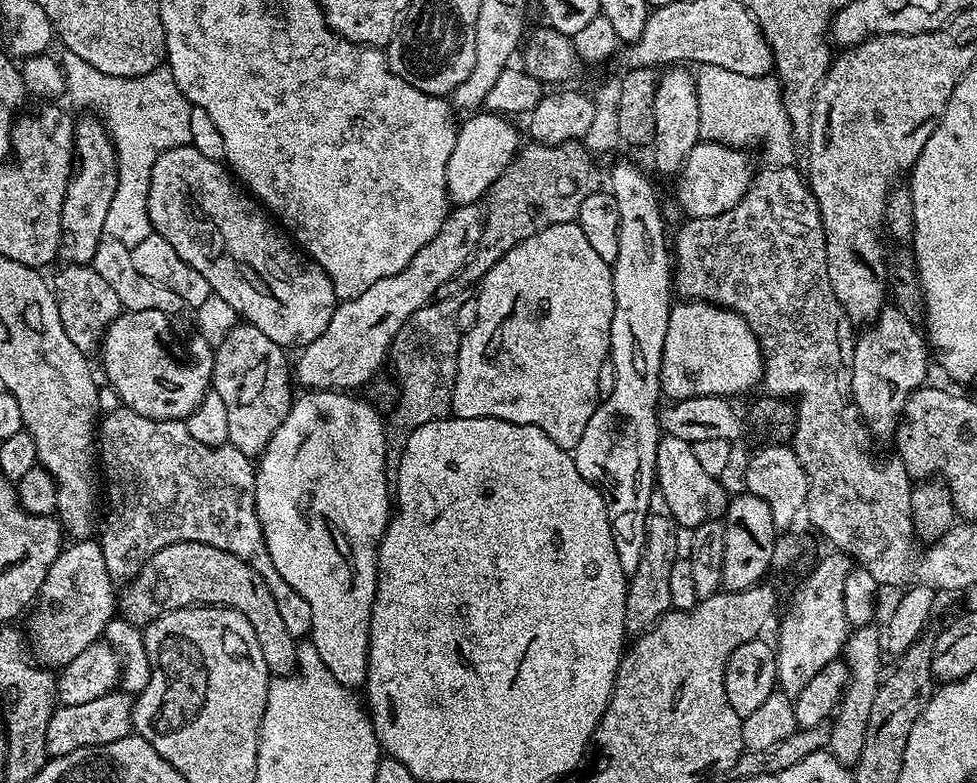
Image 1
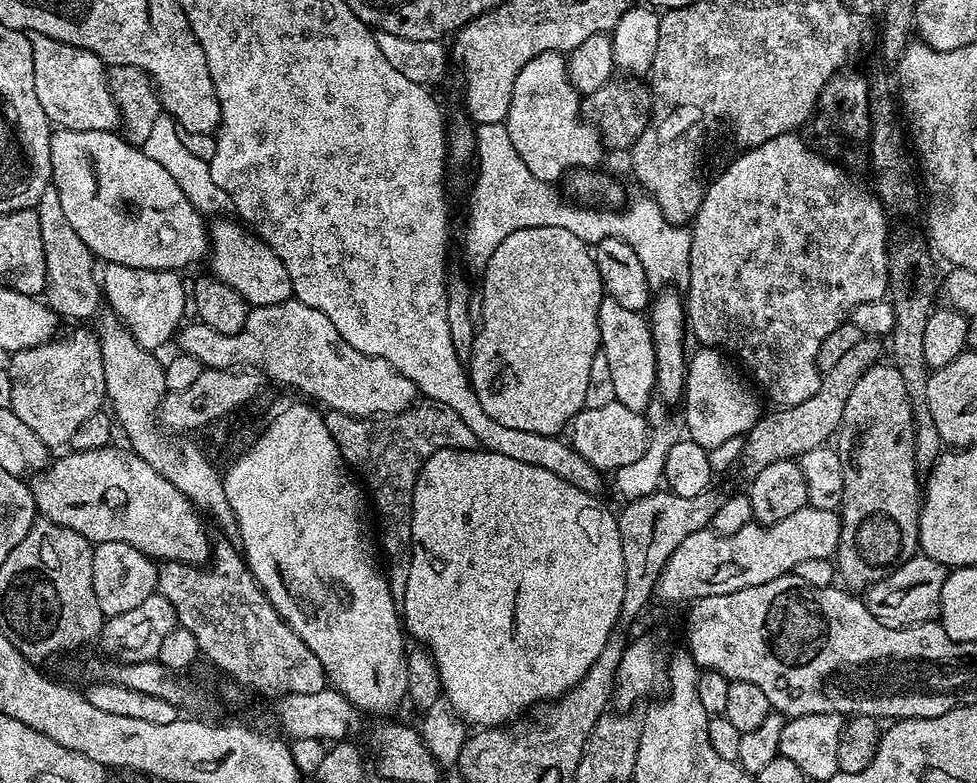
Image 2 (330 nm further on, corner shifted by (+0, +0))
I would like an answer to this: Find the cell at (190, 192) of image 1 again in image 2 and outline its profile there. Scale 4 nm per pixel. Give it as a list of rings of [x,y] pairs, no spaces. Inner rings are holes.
[[[216,218],[207,229],[210,241],[210,261],[212,260],[211,275],[221,280],[226,286],[234,286],[238,294],[247,300],[249,305],[261,308],[262,306],[274,306],[278,302],[286,302],[293,299],[290,286],[290,274],[286,274],[286,266],[270,250],[265,240],[255,234],[250,234],[249,229],[243,223],[235,219]]]

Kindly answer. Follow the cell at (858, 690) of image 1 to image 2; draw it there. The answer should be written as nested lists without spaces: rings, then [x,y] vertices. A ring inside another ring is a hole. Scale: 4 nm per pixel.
[[[891,363],[875,364],[854,382],[850,398],[840,423],[842,432],[852,436],[852,445],[846,452],[844,489],[840,499],[840,537],[834,557],[836,571],[843,587],[848,590],[867,590],[872,584],[886,578],[898,566],[917,555],[920,547],[920,505],[922,484],[916,481],[918,467],[915,462],[915,424],[911,414],[911,399],[907,397],[905,383]]]

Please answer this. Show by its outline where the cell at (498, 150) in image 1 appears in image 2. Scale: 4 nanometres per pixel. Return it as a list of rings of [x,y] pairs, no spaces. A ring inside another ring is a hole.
[[[558,52],[538,54],[514,78],[512,97],[508,103],[506,127],[518,158],[526,162],[526,170],[536,180],[563,181],[573,170],[592,170],[606,155],[602,137],[595,127],[584,123],[580,114],[581,93],[576,92],[568,78],[565,57]]]

